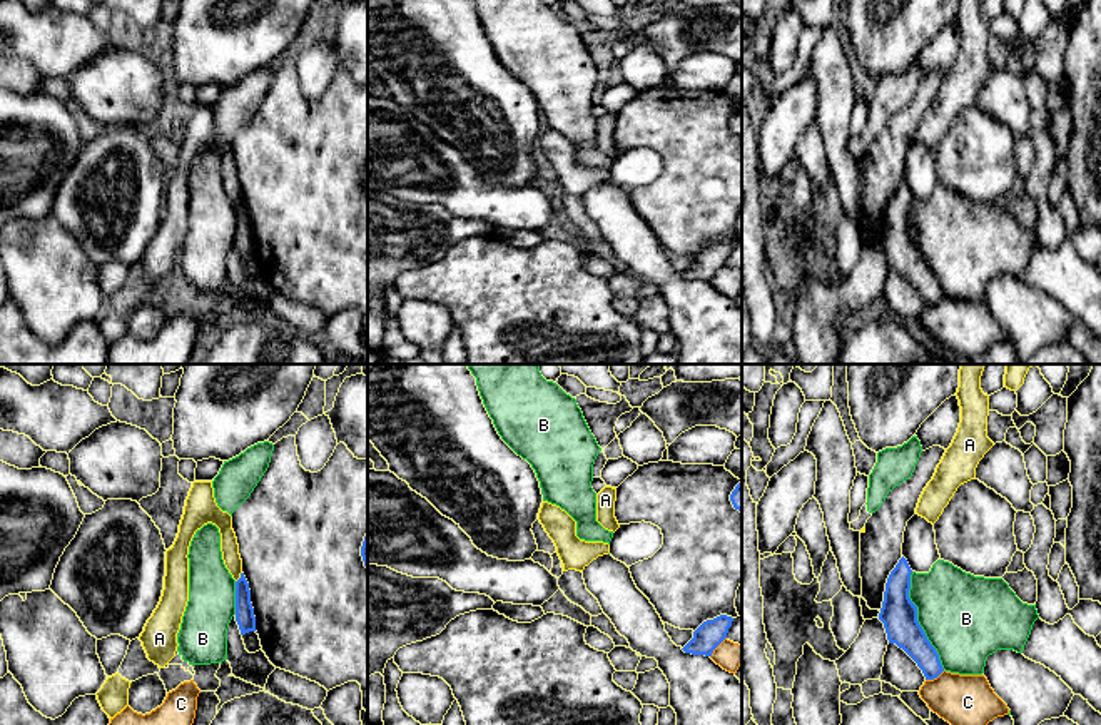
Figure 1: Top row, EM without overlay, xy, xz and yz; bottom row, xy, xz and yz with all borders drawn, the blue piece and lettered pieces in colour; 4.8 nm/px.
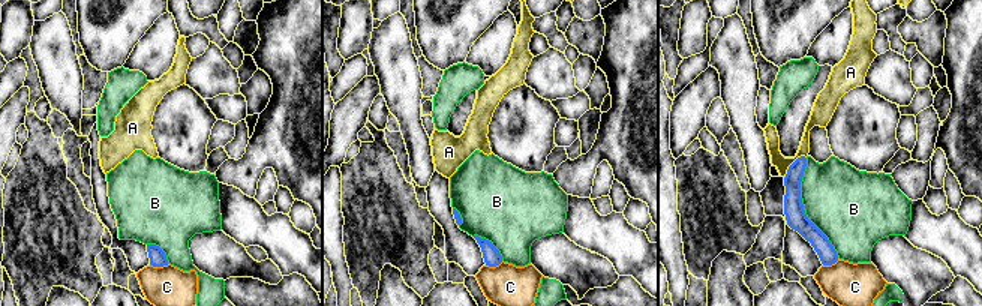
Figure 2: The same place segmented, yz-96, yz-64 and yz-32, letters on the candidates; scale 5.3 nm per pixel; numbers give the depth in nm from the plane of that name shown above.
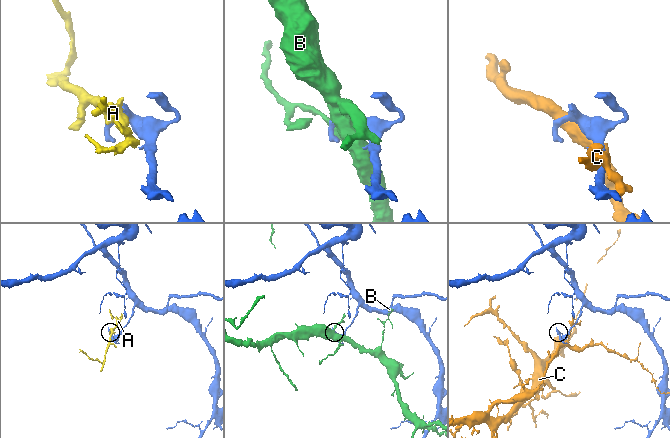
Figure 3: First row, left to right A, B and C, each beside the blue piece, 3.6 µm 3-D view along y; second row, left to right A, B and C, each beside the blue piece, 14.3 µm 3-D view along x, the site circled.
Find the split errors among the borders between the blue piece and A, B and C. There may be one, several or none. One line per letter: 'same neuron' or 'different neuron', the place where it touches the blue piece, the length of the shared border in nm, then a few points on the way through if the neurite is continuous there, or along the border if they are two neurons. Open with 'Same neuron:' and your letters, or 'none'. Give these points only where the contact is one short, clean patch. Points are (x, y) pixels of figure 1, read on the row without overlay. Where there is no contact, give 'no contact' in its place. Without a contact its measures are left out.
Same neuron: none
A: different neuron; contact xy (241, 202); length 60 nm; border xy (241, 197), (236, 207)
B: different neuron; contact yz (916, 246); length 500 nm
C: different neuron; contact yz (934, 303); length 110 nm

